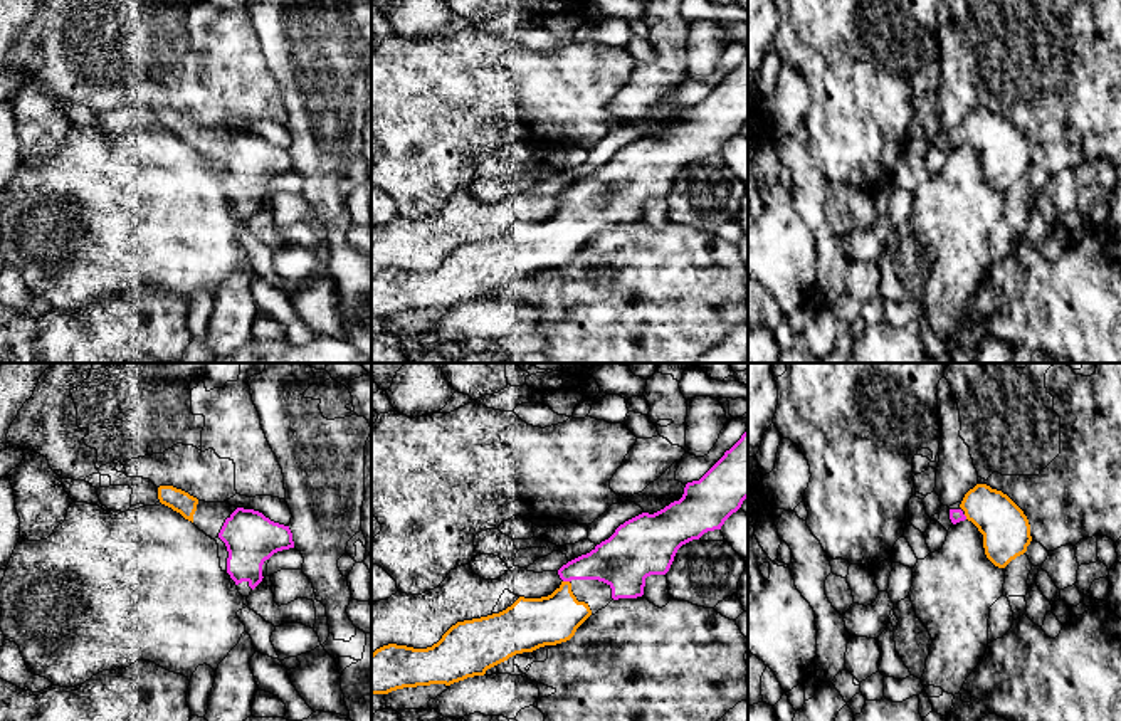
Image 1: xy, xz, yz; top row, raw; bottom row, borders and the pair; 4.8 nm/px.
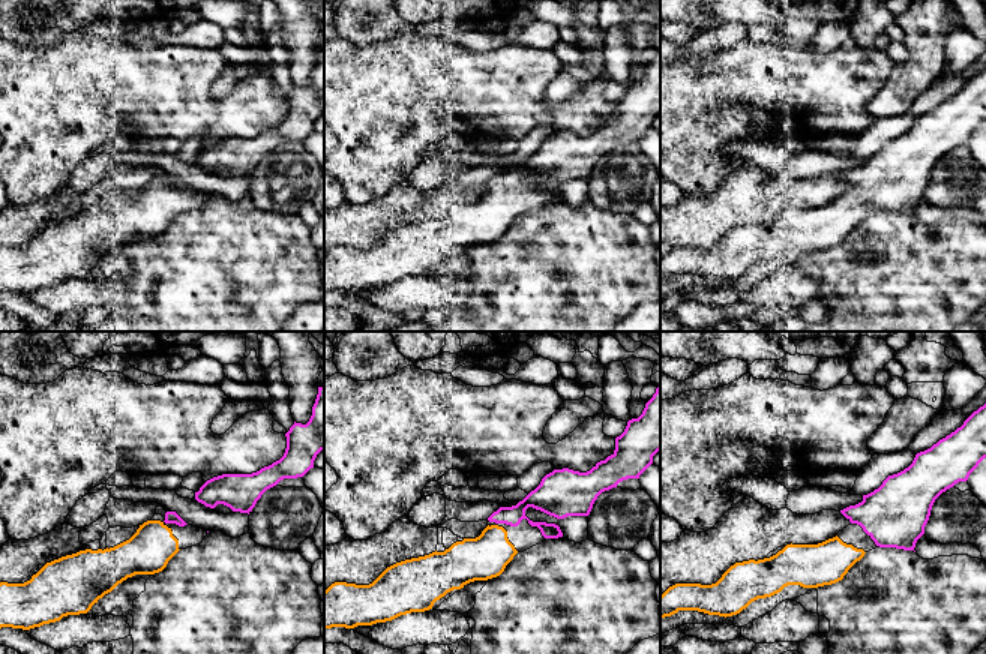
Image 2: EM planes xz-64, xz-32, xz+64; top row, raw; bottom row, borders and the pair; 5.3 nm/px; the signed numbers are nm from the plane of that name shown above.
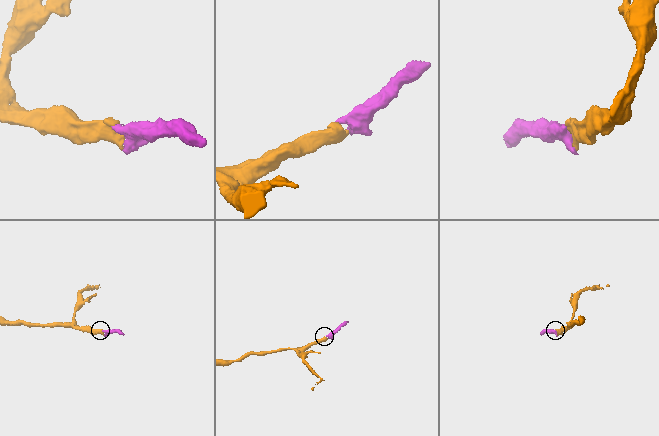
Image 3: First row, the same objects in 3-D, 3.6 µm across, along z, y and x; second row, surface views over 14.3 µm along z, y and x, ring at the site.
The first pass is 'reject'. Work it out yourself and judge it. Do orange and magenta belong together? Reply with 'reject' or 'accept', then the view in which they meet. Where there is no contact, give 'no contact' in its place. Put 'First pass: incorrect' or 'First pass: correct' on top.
First pass: incorrect
accept; meets orange in xz

